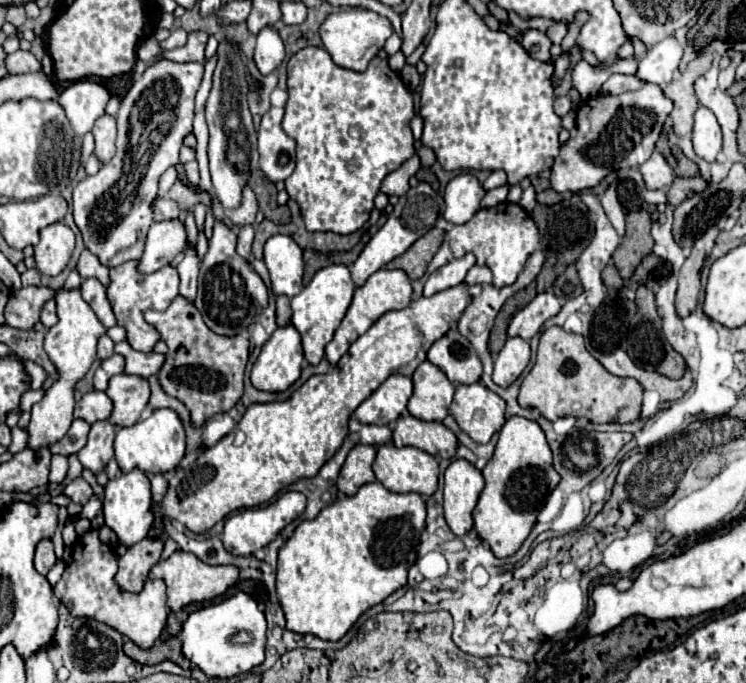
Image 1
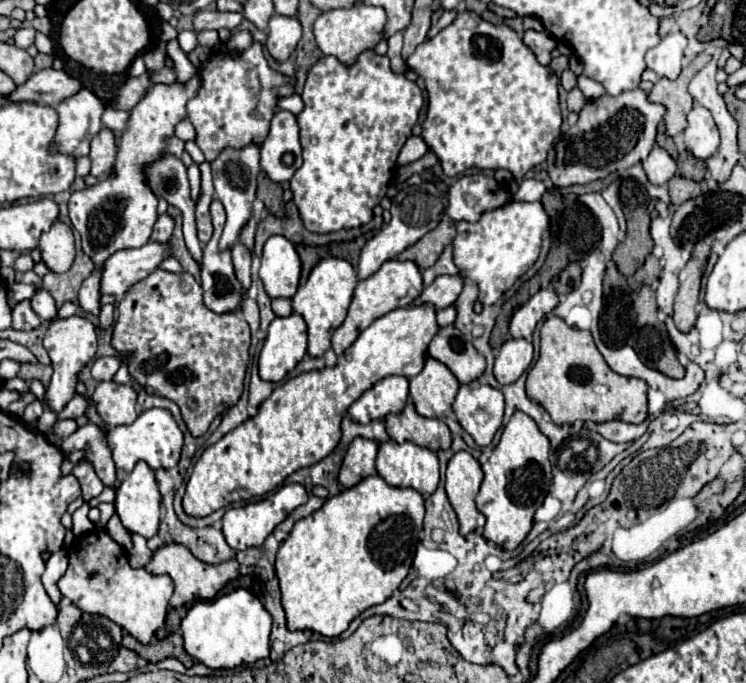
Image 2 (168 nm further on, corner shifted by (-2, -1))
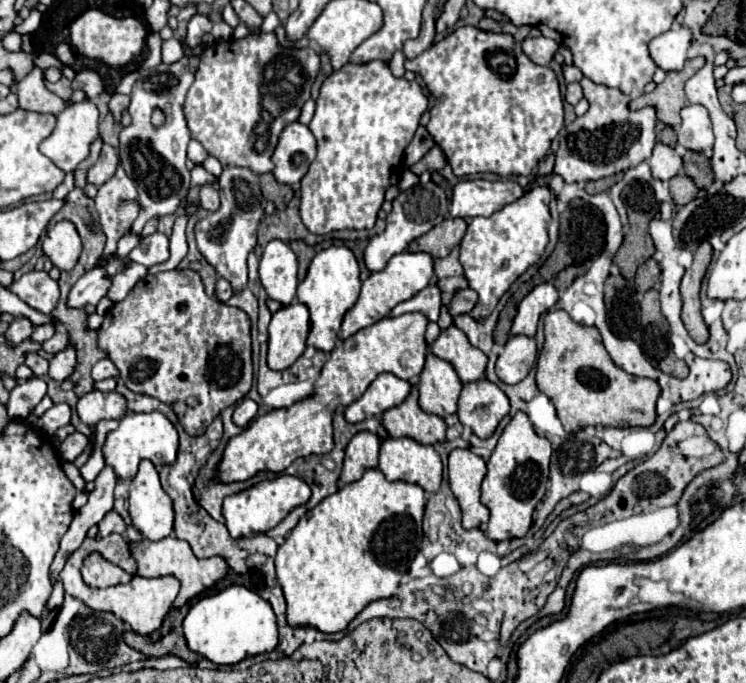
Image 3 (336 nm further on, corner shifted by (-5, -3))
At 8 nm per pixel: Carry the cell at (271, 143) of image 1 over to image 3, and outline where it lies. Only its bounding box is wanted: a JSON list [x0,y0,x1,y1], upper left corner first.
[272,121,316,185]

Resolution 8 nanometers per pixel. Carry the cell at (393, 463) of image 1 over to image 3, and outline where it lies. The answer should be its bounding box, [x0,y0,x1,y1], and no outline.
[378,437,442,493]

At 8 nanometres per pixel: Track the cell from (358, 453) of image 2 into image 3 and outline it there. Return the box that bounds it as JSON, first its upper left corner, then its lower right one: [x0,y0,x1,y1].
[340,431,380,483]

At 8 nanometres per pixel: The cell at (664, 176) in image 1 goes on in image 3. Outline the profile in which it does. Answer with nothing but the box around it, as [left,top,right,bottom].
[648,143,682,181]

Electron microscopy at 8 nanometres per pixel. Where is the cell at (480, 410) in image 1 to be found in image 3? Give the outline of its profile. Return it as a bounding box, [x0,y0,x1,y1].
[456,379,510,439]

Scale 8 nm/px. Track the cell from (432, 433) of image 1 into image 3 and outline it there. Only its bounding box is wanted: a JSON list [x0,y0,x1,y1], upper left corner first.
[382,387,446,445]

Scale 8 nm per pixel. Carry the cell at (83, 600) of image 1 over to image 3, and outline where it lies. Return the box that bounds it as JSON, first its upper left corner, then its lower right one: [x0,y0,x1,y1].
[60,533,180,635]

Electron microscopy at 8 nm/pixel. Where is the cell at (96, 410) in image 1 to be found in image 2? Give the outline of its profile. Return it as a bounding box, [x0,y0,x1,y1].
[57,395,93,421]

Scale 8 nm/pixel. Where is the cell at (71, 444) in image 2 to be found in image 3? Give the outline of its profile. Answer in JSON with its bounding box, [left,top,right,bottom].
[48,465,116,609]

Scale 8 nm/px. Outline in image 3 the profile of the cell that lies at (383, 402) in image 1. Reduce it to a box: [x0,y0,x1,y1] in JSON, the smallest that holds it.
[344,373,410,423]

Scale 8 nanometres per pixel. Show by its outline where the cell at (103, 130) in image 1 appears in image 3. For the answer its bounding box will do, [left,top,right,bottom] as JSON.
[88,143,118,187]

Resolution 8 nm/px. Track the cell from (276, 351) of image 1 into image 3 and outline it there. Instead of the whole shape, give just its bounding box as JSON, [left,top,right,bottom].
[268,303,310,371]

